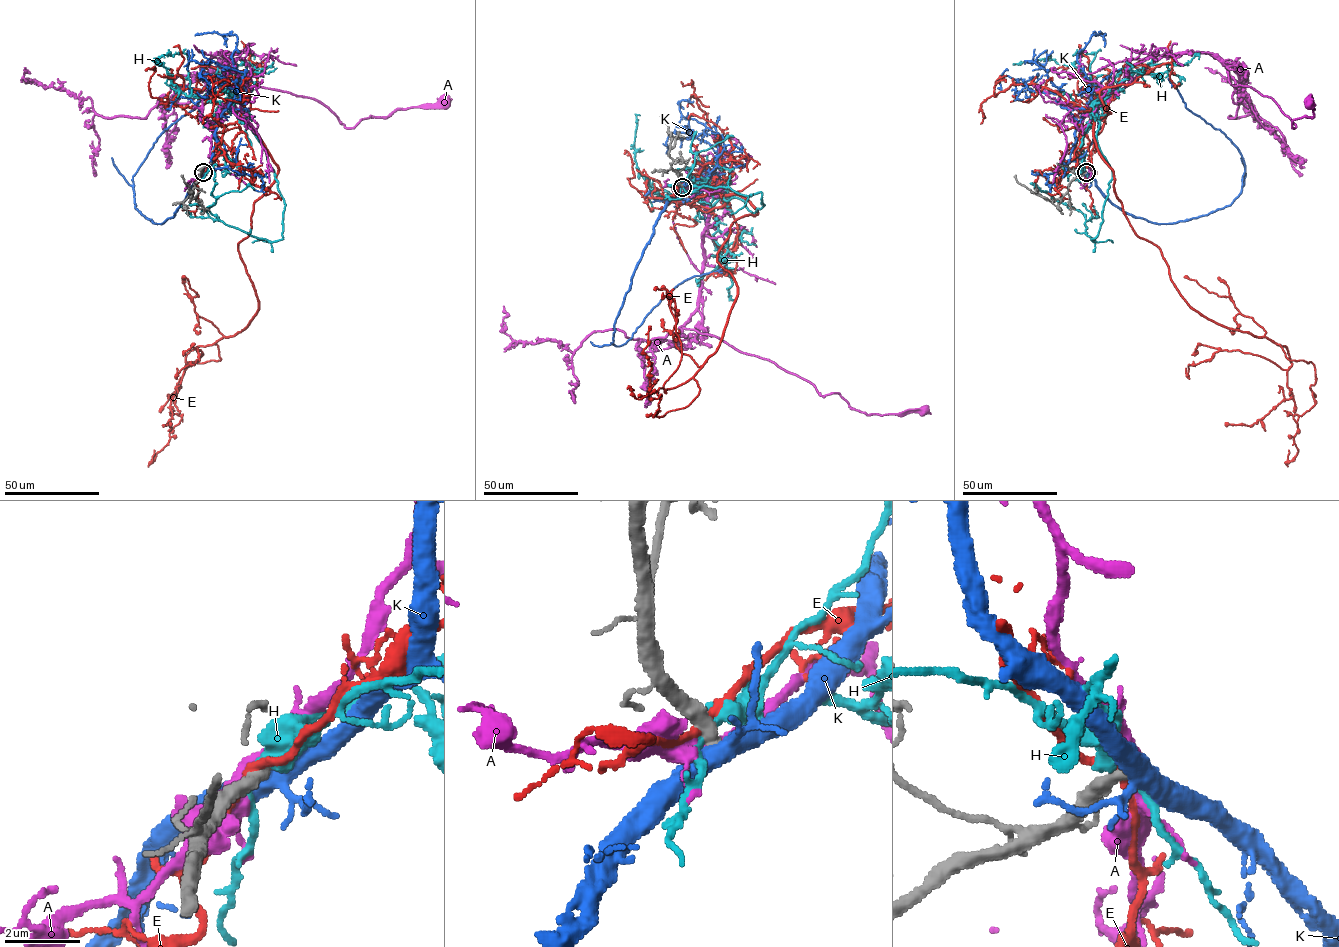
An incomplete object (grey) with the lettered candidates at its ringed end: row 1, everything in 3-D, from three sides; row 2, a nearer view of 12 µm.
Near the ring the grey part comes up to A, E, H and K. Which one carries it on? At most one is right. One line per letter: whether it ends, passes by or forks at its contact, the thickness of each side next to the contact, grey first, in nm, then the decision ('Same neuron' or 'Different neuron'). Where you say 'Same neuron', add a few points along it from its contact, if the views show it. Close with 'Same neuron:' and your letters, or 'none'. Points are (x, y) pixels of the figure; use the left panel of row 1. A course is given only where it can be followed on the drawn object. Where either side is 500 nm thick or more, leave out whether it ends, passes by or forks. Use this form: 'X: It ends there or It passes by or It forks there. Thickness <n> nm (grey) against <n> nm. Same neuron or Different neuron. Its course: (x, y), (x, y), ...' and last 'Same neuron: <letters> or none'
A: It passes by. Thickness 400 nm (grey) against 280 nm. Different neuron
E: Thickness 500 nm (grey) against 220 nm. Different neuron
H: It passes by. Thickness 480 nm (grey) against 360 nm. Different neuron
K: It forks there. Thickness 400 nm (grey) against 440 nm. Different neuron
Same neuron: none

